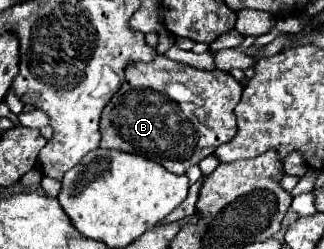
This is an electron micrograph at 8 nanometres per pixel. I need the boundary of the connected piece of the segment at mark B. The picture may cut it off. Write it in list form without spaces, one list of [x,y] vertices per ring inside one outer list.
[[[156,56],[148,64],[132,62],[126,68],[126,80],[120,92],[102,110],[100,146],[138,154],[162,164],[166,170],[174,174],[186,174],[186,170],[192,164],[198,164],[202,158],[214,154],[220,144],[226,144],[228,140],[232,140],[232,136],[236,136],[234,108],[240,102],[240,96],[242,96],[242,84],[236,82],[232,74],[222,70],[198,70],[188,64],[168,60],[166,56]]]

